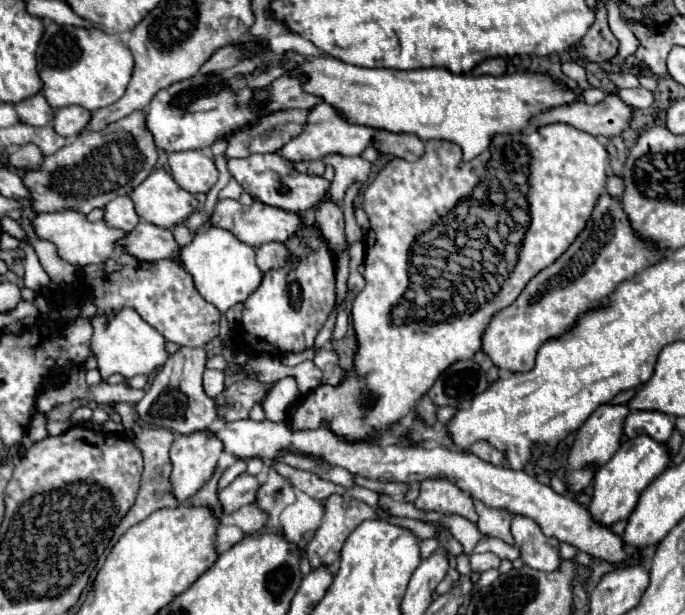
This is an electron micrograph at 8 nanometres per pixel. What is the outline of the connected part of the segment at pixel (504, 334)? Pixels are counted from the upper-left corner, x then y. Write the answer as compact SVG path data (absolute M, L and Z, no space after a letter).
M603 194L585 230L577 236L569 250L551 266L533 276L511 306L493 314L481 338L483 352L501 370L531 370L537 350L543 342L567 332L579 314L601 306L601 302L615 290L619 282L629 280L657 260L659 250L653 244L639 240L635 232L631 232L621 202L613 200L609 194Z

